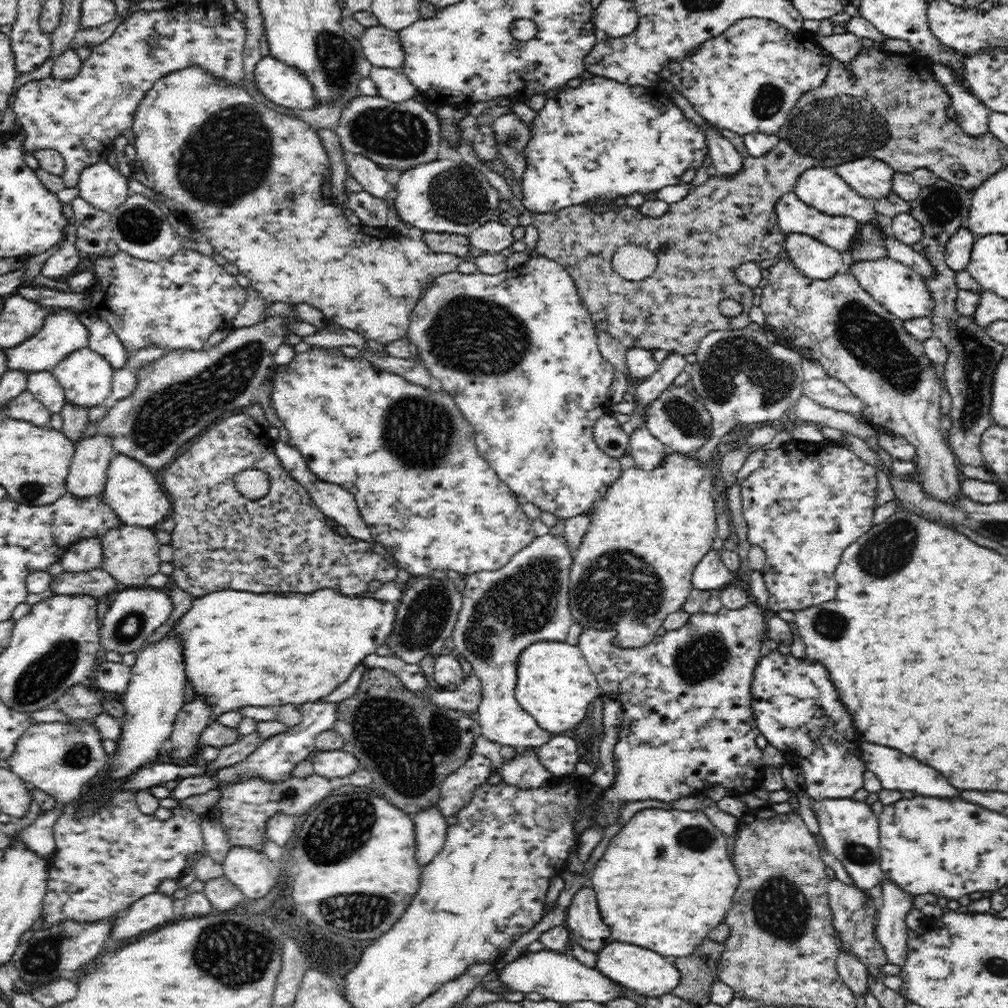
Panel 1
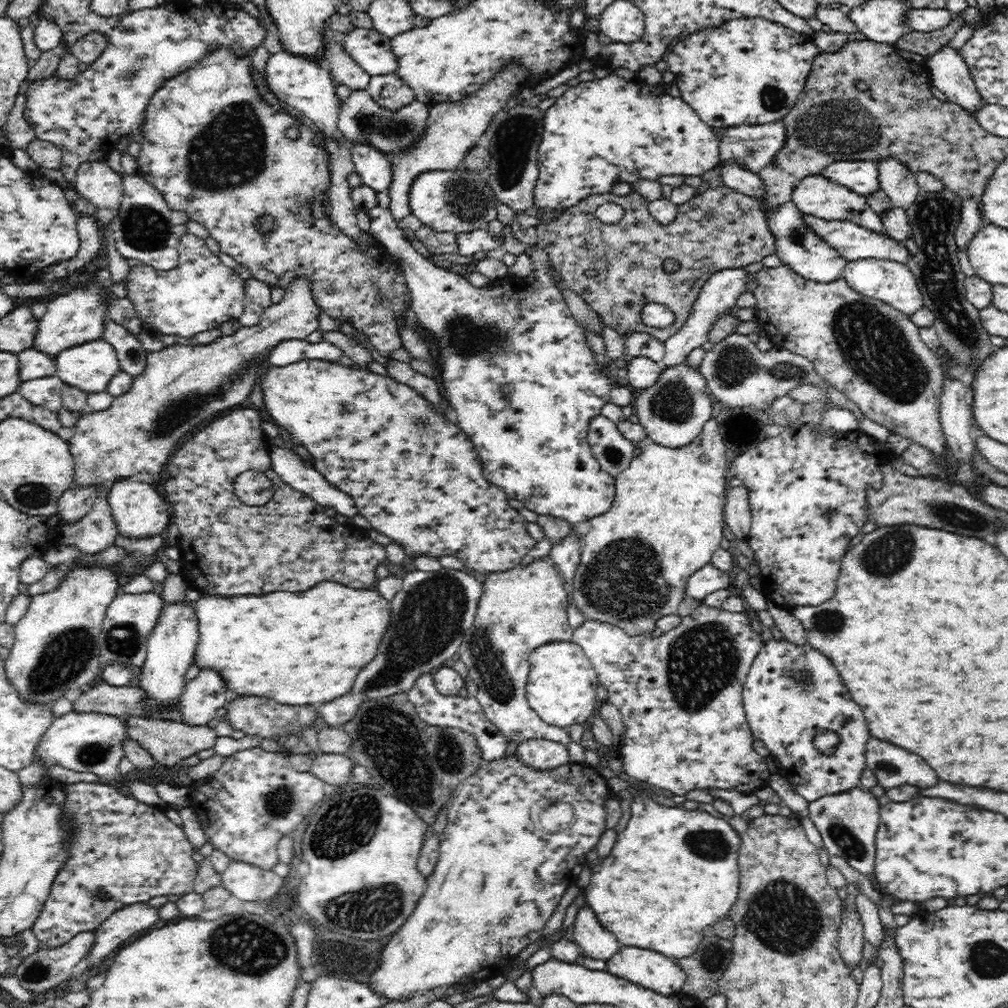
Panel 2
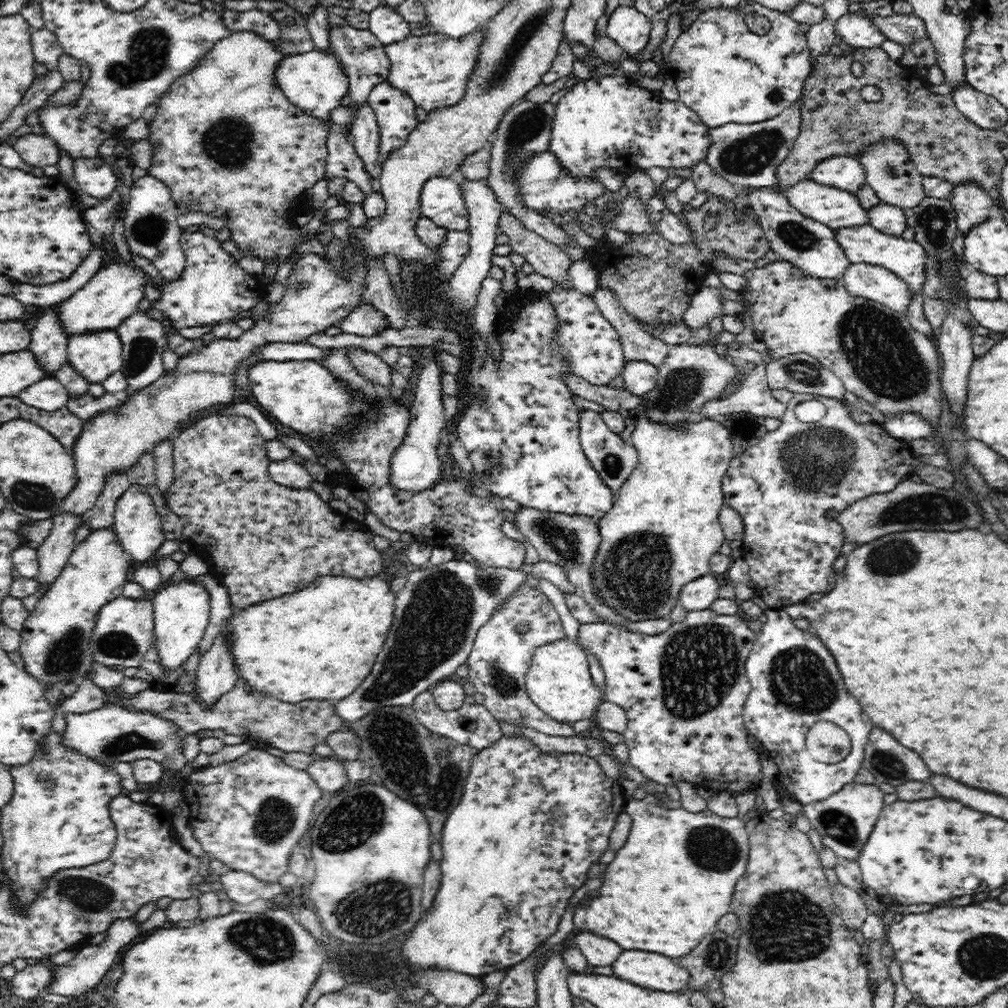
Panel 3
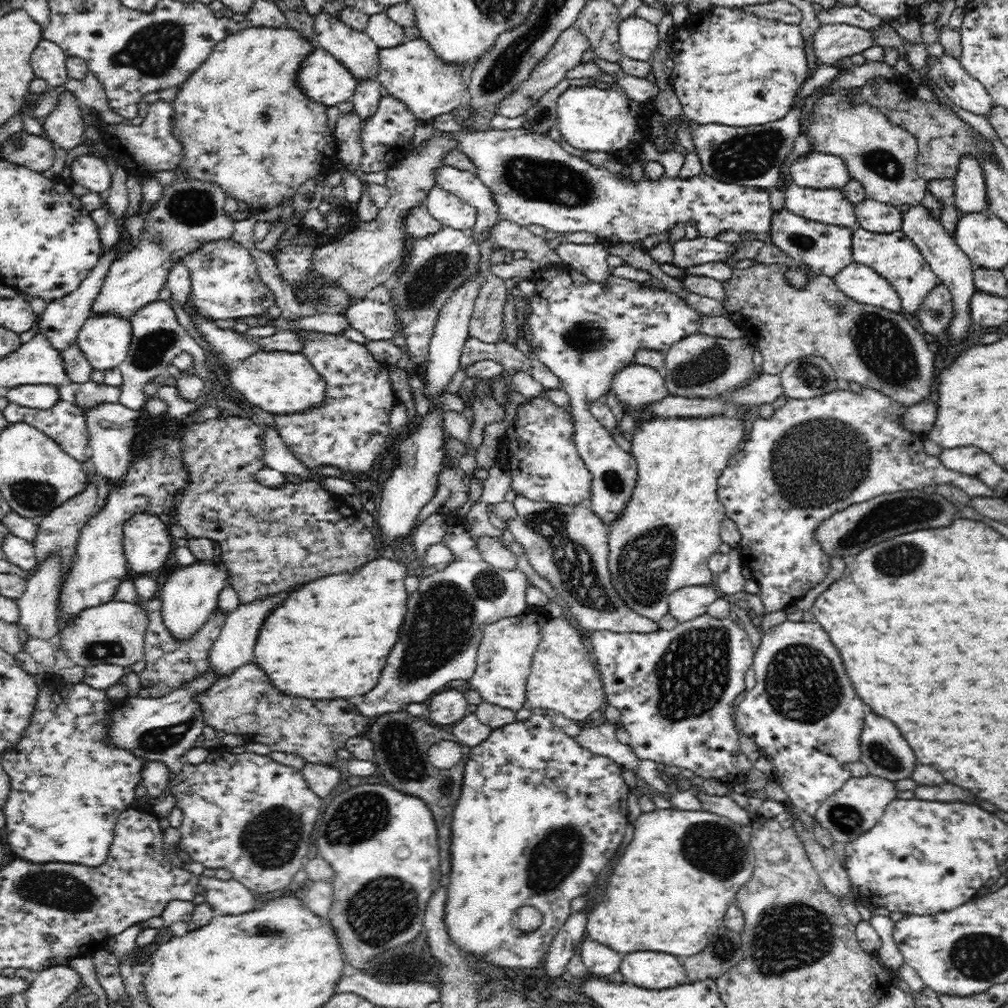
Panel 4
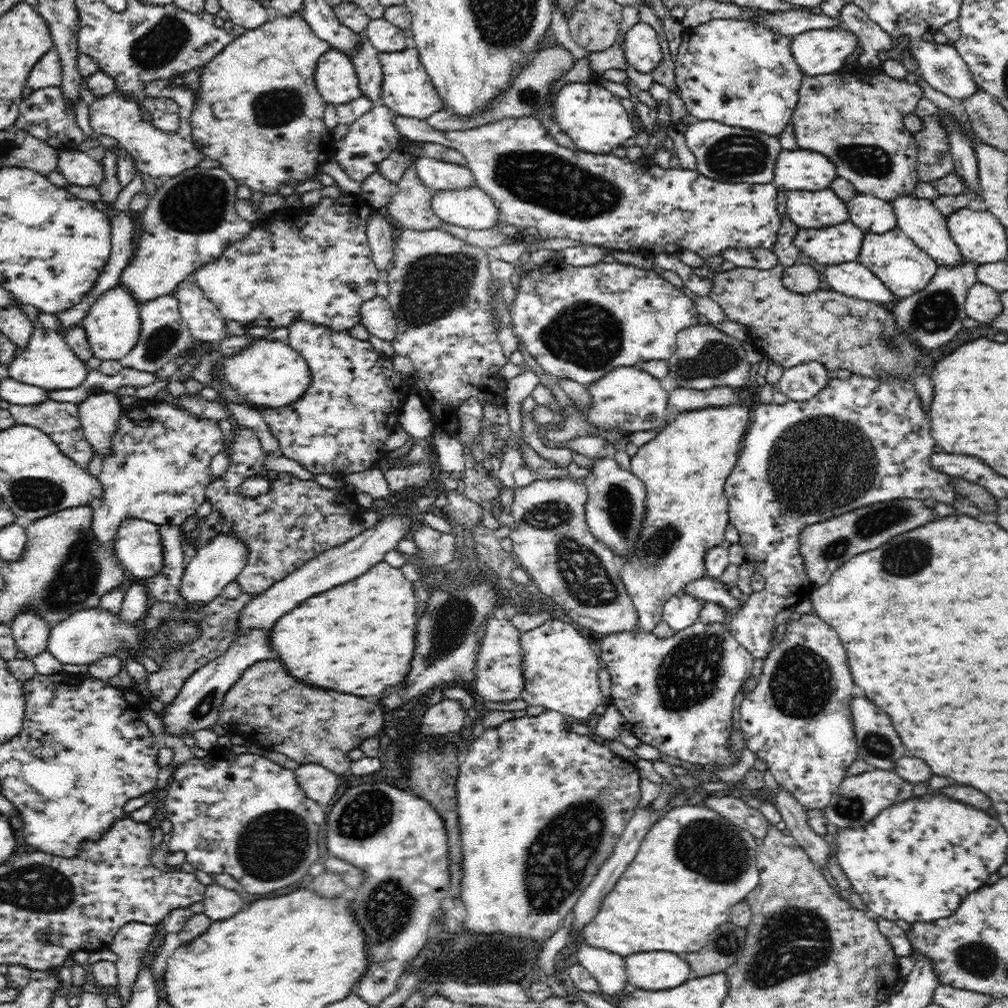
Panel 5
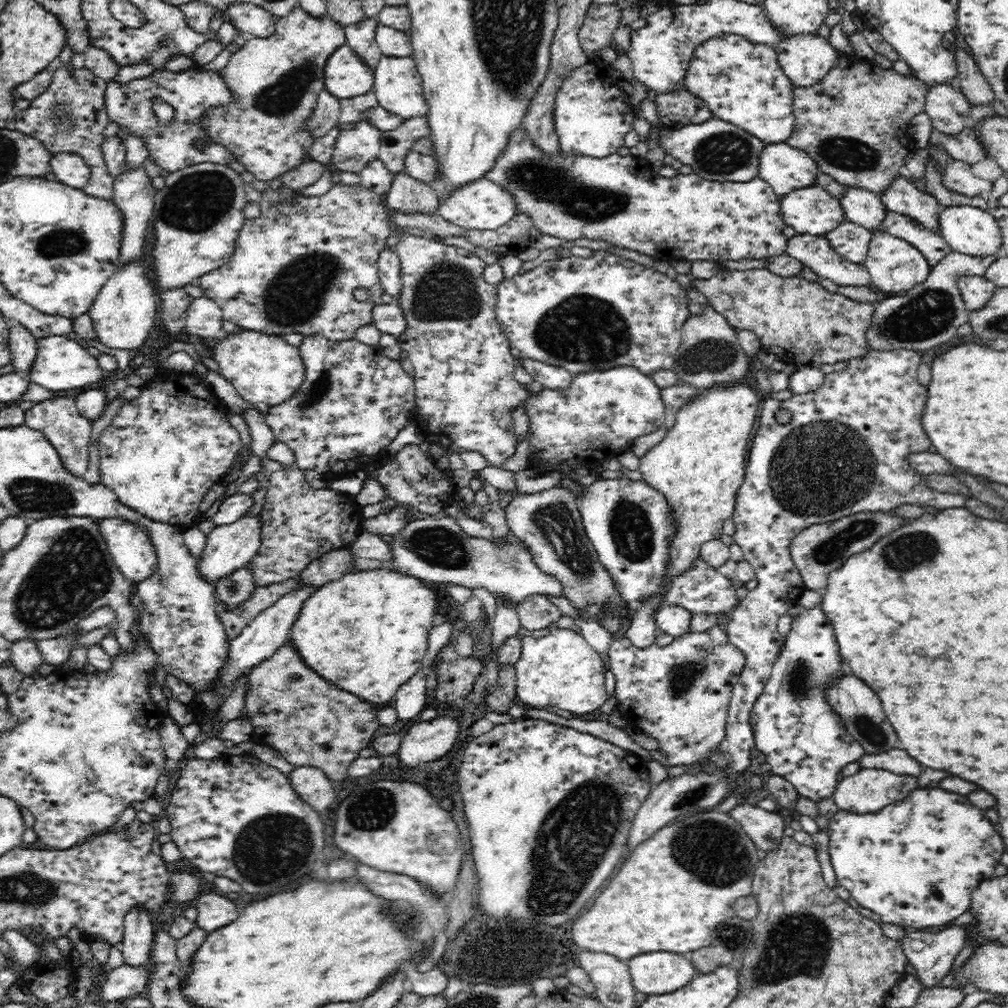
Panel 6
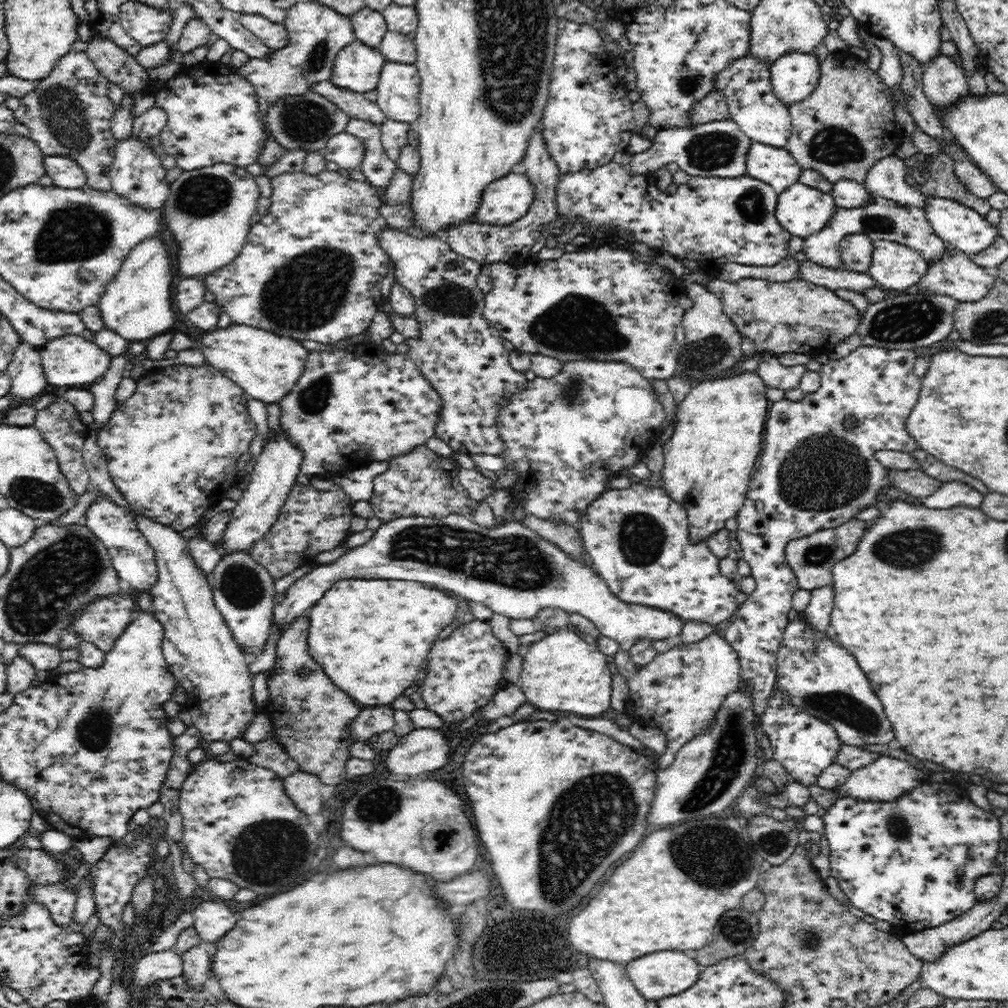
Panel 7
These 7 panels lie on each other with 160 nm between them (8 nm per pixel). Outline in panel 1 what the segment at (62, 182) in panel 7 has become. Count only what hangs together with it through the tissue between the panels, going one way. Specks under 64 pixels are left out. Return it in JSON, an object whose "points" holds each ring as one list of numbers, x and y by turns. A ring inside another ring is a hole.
{"points":[[104,159,81,172,77,187,80,198,109,214,126,202,130,190,128,179]]}

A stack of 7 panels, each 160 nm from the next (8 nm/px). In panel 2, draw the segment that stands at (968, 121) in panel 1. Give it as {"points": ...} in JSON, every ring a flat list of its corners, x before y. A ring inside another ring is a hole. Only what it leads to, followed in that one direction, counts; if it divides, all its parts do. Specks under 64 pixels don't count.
{"points":[[945,45,929,56,924,63,929,70,933,86,944,92,949,101,975,118,976,112,982,108,984,101,962,55,954,48]]}

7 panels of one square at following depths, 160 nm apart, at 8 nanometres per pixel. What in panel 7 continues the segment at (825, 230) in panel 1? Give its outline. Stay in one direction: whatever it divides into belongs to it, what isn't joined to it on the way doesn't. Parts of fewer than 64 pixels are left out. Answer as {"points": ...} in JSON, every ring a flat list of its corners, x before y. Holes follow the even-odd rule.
{"points":[[873,241,868,273,875,284,884,290,907,292,915,289,928,267,928,261,908,246,894,241]]}

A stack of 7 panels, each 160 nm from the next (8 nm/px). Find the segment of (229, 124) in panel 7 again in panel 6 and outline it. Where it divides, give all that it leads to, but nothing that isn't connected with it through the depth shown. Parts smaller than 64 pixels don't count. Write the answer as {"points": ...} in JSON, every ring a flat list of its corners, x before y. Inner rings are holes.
{"points":[[192,68,180,71,179,73,162,70,155,70,152,76,141,77,140,80,133,79,126,83,118,83,116,81,107,81,106,94,103,95,106,102,104,110,108,112,108,117,112,118,114,122,122,124,128,132,132,132,130,136,140,137,146,143,146,150,148,157,155,162,162,170,173,173,177,170,185,169,189,166,194,166,202,163,212,163,216,165,226,165,236,162,234,153,228,152,228,149,222,148,222,145,214,144,214,141,208,138,207,145,204,149,196,149,194,147,194,140,196,138,206,138,206,133,198,128,198,119,202,119,203,115,212,107,222,107,224,104,231,102,230,89,226,89,226,82,222,81,222,77,218,75,218,71,202,71],[157,98,164,98,164,102,174,107,176,119,171,123,158,123,153,110,153,103]]}

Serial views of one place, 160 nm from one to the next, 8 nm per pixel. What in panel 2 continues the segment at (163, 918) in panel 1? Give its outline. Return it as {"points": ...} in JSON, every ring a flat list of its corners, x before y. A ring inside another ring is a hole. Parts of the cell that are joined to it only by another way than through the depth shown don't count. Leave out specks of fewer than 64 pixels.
{"points":[[140,902,113,912,94,932,94,946,86,958,88,969,98,968,114,950,120,950,126,940,152,928,161,919,157,910,148,902]]}

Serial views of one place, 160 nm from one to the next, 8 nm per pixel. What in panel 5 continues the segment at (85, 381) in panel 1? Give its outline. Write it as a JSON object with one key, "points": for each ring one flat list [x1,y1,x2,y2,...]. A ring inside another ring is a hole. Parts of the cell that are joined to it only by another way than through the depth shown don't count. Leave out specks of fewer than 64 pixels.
{"points":[[116,285,113,289,102,293,88,309,87,315,81,322,86,331,86,338,90,343,93,356,102,361,110,359,120,360,124,358,142,336,140,328,140,304,134,300,130,291,122,286]]}

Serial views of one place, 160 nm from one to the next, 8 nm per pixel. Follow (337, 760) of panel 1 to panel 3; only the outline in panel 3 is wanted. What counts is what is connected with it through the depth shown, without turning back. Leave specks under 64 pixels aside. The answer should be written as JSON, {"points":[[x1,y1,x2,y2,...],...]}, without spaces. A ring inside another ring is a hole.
{"points":[[316,757,307,768,307,773,317,782,322,792,334,792,340,790,349,778,345,769,344,761,337,761,335,757]]}

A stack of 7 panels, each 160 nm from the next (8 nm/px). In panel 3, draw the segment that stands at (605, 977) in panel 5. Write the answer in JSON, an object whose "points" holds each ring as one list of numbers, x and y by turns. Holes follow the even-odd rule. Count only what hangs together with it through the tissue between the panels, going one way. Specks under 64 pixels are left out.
{"points":[[580,931,576,936,576,944,586,958,588,964,593,967,612,967,623,950,612,940,606,940,602,936,596,936,592,932]]}

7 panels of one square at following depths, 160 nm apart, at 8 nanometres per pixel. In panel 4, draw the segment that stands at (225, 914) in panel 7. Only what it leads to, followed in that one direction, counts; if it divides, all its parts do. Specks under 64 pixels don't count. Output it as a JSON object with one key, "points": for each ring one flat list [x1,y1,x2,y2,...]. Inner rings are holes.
{"points":[[198,876,200,890,204,890,205,902,222,914,238,915,255,908,254,892,236,879,224,877]]}

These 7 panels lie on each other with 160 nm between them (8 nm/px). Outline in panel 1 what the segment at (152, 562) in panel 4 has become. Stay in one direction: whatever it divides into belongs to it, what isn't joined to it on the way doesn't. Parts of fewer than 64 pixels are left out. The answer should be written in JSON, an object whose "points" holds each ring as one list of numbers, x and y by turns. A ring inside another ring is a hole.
{"points":[[116,454,111,460,102,497,114,511,114,515,122,520,122,525,154,529,157,528,158,522,171,515,169,497,156,482,154,472,128,455]]}

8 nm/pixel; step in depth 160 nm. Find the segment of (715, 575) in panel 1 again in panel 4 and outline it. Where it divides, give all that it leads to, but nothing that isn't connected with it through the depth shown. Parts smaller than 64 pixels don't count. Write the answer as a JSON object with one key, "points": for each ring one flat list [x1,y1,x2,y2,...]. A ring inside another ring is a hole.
{"points":[[709,586,683,587,670,594,668,598,669,613,678,623,688,622,696,616,707,612,711,602,720,597,719,592]]}

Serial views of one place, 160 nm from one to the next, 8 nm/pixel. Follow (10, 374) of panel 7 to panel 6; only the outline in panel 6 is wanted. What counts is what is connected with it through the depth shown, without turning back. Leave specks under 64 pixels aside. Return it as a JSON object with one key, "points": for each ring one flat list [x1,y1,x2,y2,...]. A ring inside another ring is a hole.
{"points":[[11,322,9,330,9,349,11,364,14,366,14,375,26,376,30,372,34,358,36,358,37,338,24,326]]}

